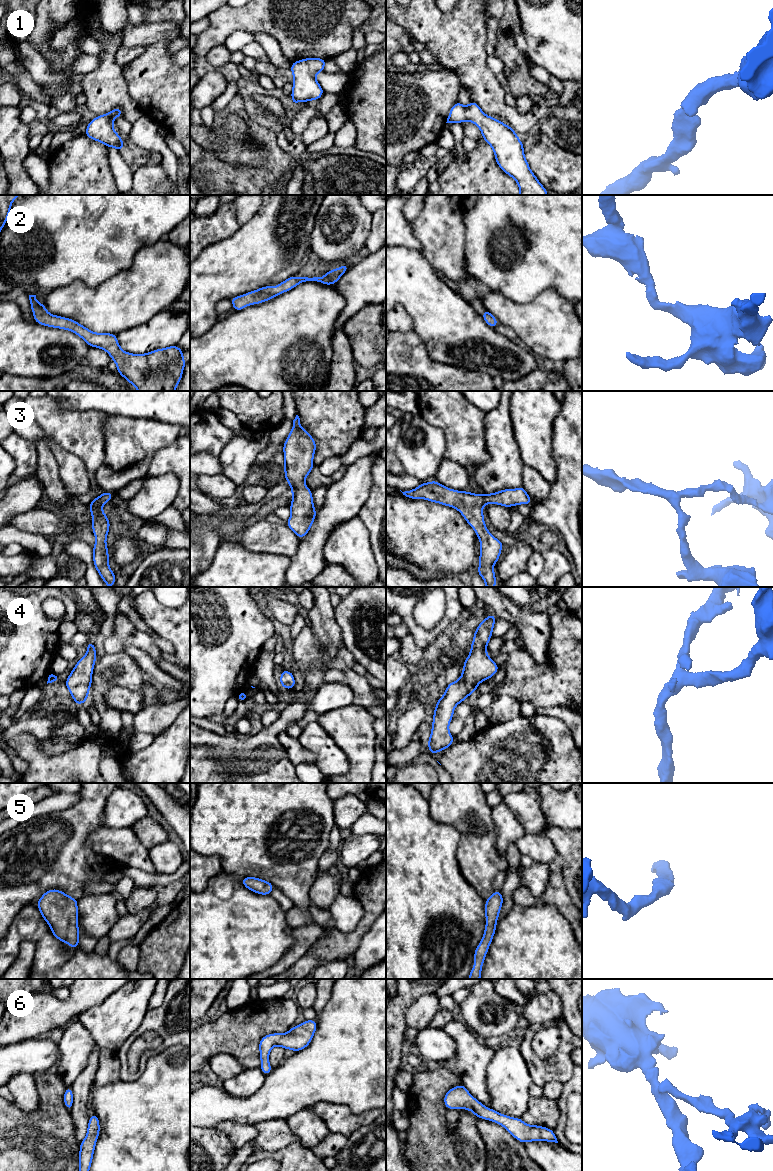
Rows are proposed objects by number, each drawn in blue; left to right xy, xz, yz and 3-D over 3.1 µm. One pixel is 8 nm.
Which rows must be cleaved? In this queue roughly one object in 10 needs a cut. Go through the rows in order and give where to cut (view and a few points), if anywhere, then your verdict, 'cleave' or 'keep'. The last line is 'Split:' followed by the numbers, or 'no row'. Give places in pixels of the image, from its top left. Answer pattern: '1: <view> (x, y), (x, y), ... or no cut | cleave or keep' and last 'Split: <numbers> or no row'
1: no cut | keep
2: no cut | keep
3: no cut | keep
4: no cut | keep
5: no cut | keep
6: no cut | keep
Split: no row

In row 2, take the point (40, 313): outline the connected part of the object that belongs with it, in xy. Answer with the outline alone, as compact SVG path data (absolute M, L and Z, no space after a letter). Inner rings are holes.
M29 295L30 305L34 321L40 325L69 330L82 338L90 347L105 350L116 363L117 372L138 391L175 391L182 379L182 373L187 362L183 359L183 353L177 345L156 349L145 354L132 354L122 350L118 344L116 334L95 333L73 319L50 314L43 303L39 303L36 295Z

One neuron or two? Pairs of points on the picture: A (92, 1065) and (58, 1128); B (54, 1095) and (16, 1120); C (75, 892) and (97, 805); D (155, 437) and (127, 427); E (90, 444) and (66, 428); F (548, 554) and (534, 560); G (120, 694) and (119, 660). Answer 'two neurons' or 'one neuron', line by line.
A: two neurons
B: one neuron
C: one neuron
D: one neuron
E: one neuron
F: two neurons
G: two neurons

